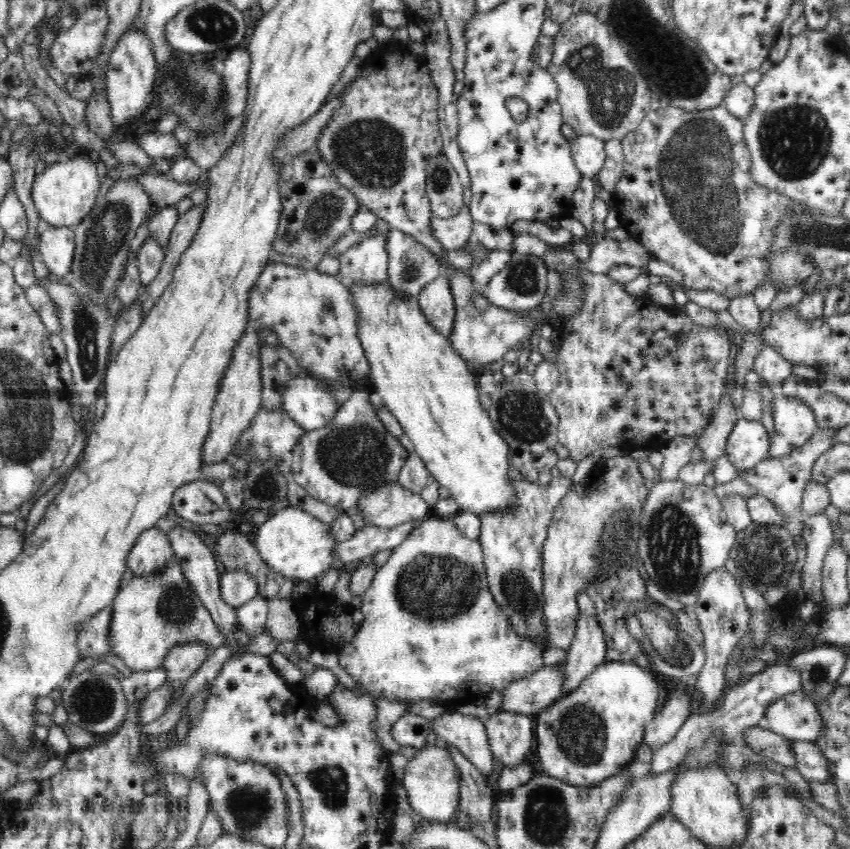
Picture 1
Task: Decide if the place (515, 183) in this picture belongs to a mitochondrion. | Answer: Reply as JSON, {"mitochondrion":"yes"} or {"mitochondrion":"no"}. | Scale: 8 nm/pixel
{"mitochondrion":"no"}

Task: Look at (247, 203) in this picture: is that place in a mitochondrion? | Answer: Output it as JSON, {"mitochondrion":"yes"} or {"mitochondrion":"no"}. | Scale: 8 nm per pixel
{"mitochondrion":"no"}

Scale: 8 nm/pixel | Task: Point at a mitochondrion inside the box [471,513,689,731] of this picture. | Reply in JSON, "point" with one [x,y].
{"point":[520,595]}

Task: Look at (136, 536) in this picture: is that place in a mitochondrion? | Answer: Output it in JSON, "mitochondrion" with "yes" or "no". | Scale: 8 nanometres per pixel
{"mitochondrion":"no"}

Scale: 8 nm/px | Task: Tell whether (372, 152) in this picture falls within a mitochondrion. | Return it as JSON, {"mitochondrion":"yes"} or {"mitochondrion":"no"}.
{"mitochondrion":"yes"}

